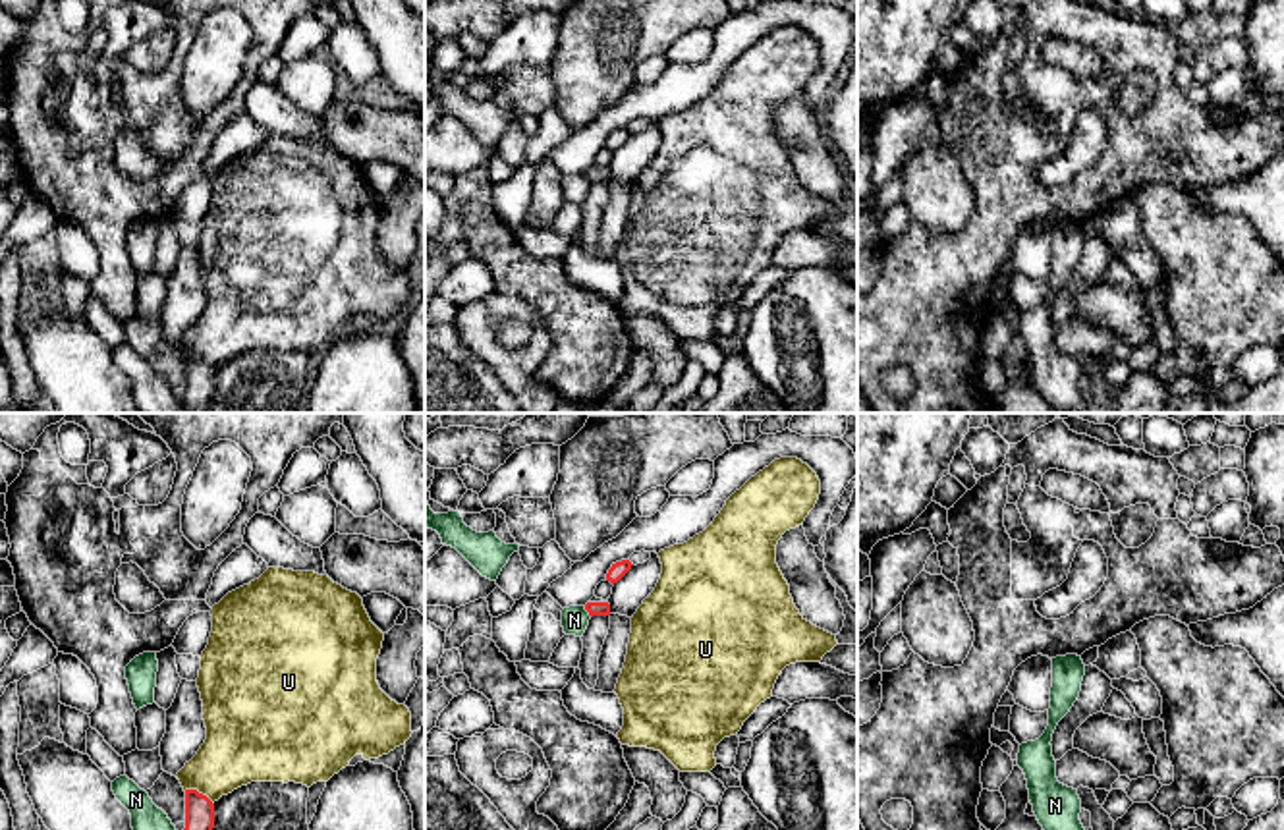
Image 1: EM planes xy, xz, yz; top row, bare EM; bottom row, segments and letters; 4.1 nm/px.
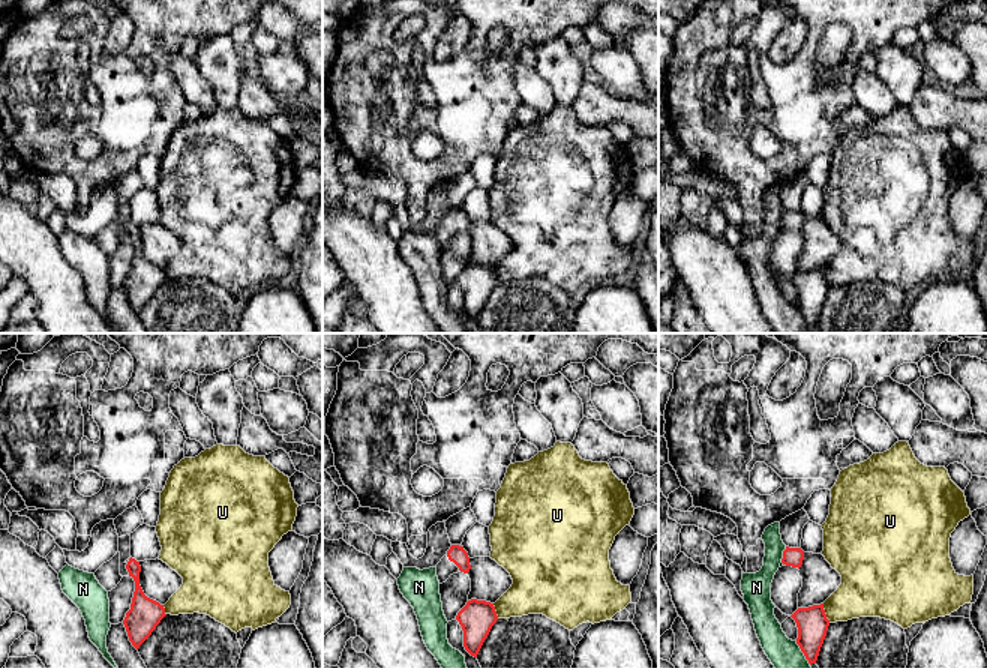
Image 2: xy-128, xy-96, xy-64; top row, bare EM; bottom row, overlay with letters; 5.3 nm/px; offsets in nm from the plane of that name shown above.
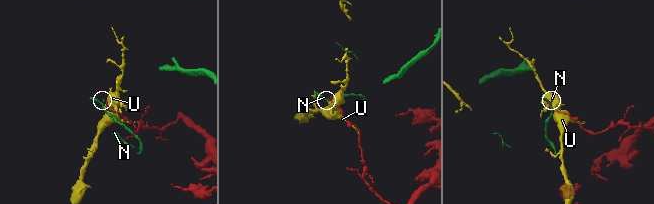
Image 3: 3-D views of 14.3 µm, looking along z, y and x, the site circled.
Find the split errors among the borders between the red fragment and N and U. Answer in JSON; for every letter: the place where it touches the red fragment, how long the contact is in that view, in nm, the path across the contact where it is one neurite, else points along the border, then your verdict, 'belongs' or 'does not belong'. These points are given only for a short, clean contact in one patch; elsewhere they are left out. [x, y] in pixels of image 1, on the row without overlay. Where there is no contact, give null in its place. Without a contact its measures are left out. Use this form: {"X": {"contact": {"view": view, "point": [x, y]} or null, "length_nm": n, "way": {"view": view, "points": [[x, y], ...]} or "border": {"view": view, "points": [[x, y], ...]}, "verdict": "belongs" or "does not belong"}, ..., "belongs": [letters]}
{"N": {"contact": {"view": "xz", "point": [587, 178]}, "length_nm": 60, "verdict": "does not belong"}, "U": {"contact": {"view": "xy", "point": [199, 361]}, "length_nm": 140, "verdict": "does not belong"}, "belongs": []}

